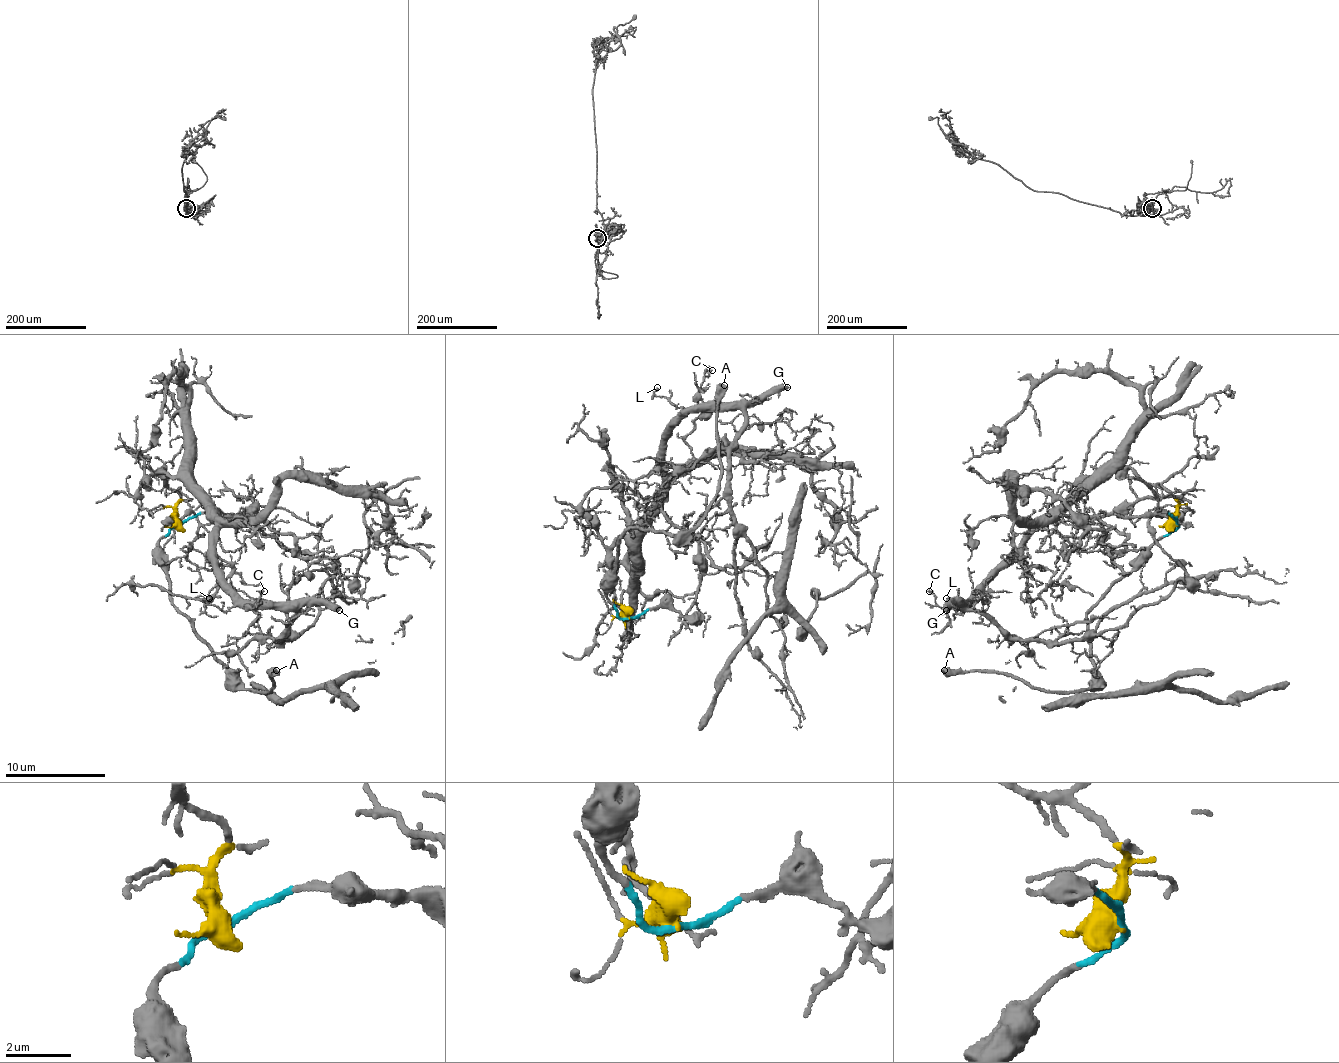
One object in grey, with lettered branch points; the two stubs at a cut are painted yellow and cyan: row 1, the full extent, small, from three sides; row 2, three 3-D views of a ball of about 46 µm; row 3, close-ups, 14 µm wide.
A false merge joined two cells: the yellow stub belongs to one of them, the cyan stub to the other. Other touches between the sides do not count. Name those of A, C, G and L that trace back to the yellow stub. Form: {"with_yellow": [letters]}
{"with_yellow": ["C", "G", "L"]}

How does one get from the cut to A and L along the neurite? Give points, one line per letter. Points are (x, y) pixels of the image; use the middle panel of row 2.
A: (627, 617), (607, 600), (617, 540), (632, 527), (672, 534), (695, 527), (717, 492), (717, 392), (725, 384)
L: (627, 617), (615, 602), (612, 547), (655, 499), (662, 437), (680, 414), (657, 387)

